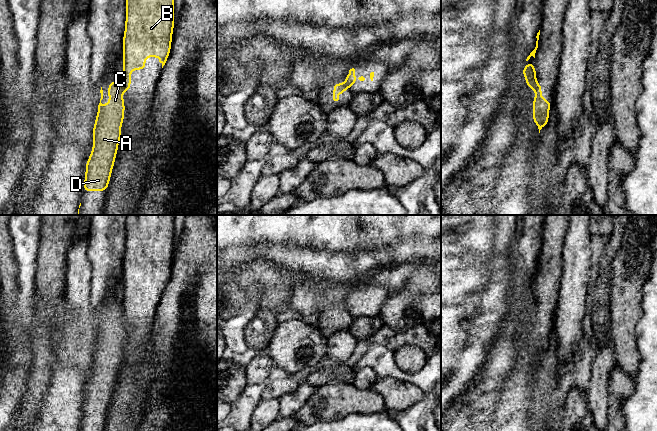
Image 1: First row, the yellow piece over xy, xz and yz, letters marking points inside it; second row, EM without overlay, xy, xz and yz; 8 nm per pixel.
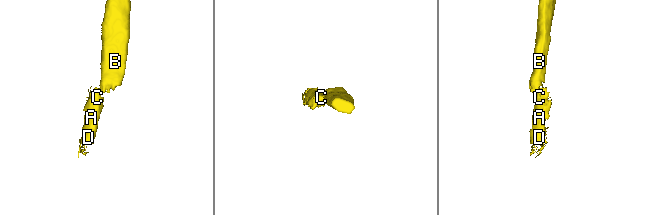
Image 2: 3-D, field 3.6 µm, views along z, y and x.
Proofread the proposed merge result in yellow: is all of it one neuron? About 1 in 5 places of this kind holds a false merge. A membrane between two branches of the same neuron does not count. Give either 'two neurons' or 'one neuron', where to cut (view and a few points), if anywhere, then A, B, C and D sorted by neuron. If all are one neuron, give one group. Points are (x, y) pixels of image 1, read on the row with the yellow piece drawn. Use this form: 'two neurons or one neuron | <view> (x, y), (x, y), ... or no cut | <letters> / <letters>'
two neurons | xy (121, 82), (123, 90) | A C D / B

